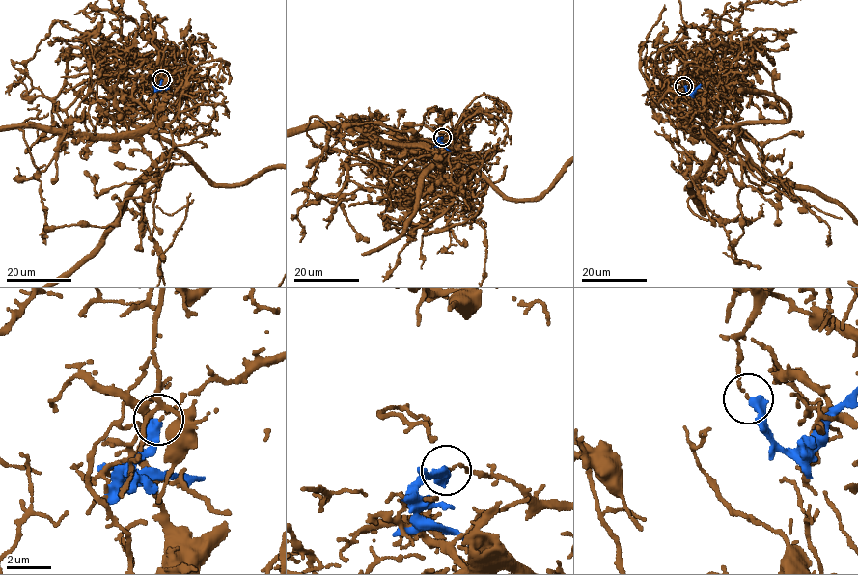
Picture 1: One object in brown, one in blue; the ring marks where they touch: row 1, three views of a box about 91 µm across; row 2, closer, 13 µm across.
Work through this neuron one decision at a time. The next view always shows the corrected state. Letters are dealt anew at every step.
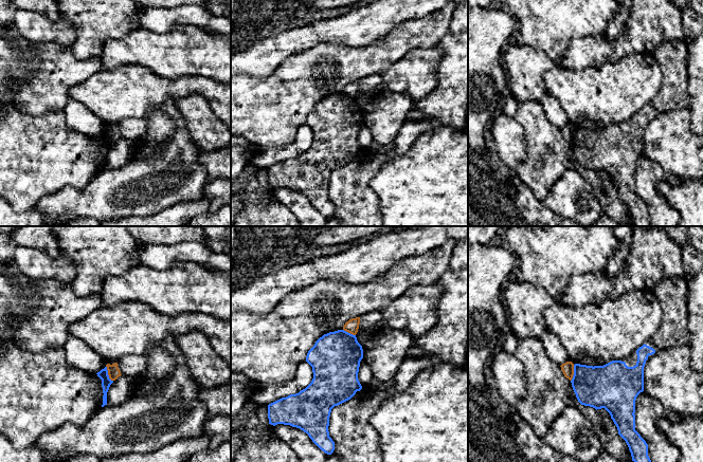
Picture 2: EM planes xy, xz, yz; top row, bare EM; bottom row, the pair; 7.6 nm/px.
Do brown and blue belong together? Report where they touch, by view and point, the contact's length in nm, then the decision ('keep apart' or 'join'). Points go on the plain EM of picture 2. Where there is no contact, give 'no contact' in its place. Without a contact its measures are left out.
yz (573, 136) | 130 nm | keep apart

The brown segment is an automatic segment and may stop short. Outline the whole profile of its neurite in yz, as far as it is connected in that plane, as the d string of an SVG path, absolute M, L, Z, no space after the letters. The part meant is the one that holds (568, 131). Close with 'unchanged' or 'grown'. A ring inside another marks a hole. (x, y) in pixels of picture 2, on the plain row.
M566 125L562 127L560 130L564 140L569 142L570 144L572 144L574 138L574 127L572 125Z; unchanged

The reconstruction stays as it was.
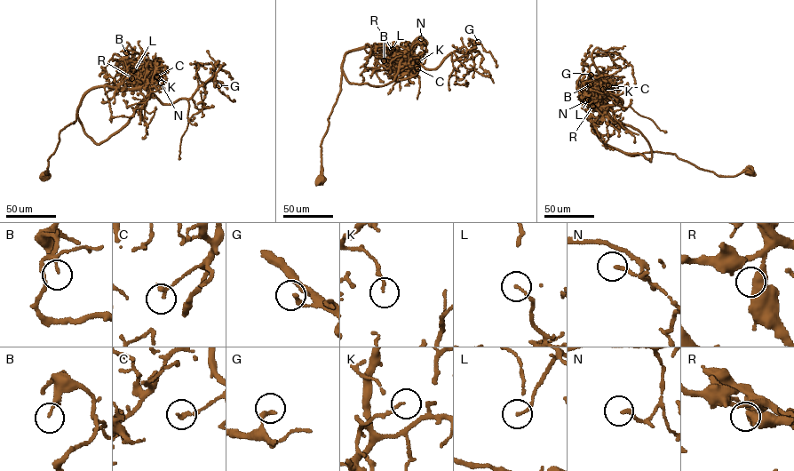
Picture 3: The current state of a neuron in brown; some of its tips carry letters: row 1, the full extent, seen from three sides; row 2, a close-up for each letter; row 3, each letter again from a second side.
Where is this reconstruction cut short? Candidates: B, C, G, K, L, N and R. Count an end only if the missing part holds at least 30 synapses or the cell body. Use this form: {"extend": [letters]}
{"extend": []}

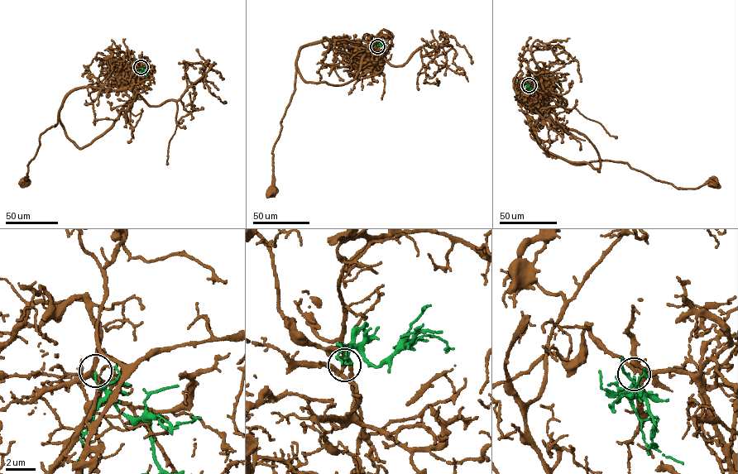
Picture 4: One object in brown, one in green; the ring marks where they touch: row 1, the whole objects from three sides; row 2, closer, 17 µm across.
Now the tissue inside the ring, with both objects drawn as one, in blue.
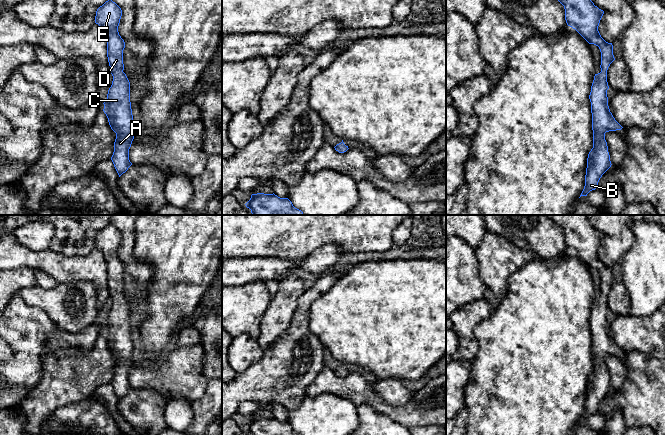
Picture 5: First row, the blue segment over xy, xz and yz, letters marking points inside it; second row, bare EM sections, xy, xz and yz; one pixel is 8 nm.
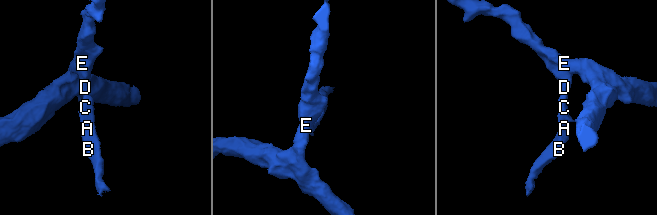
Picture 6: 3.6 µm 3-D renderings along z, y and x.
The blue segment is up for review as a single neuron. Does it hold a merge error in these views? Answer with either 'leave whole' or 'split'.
leave whole

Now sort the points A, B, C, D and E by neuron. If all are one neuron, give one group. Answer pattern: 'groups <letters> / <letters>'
groups A B C D E

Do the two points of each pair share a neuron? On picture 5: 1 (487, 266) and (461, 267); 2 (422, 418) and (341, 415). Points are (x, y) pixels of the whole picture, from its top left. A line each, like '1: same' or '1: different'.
1: different
2: different

